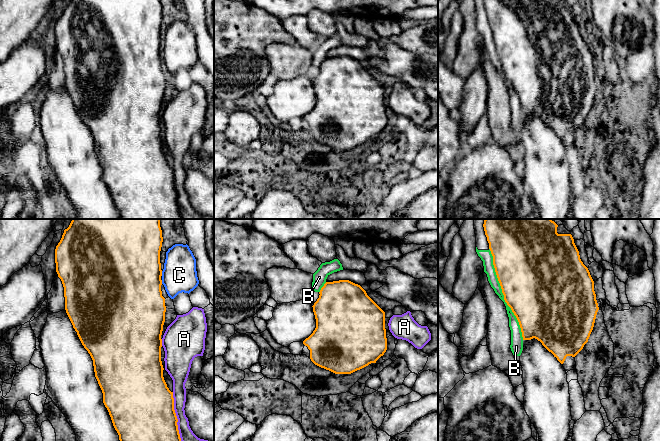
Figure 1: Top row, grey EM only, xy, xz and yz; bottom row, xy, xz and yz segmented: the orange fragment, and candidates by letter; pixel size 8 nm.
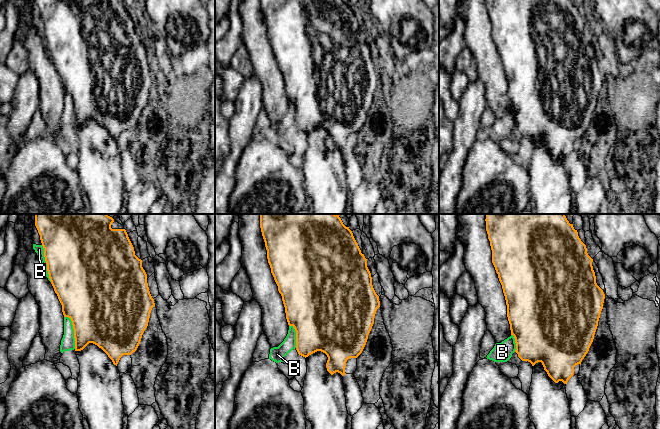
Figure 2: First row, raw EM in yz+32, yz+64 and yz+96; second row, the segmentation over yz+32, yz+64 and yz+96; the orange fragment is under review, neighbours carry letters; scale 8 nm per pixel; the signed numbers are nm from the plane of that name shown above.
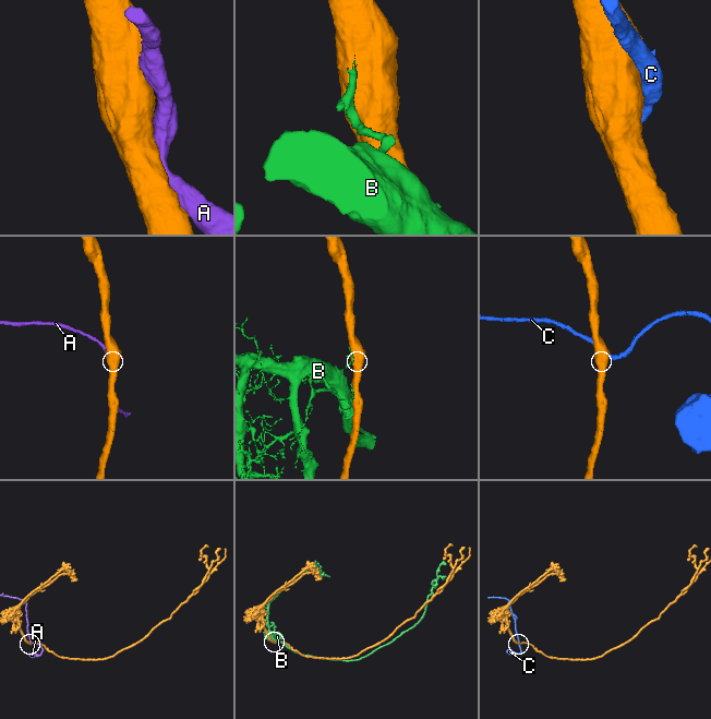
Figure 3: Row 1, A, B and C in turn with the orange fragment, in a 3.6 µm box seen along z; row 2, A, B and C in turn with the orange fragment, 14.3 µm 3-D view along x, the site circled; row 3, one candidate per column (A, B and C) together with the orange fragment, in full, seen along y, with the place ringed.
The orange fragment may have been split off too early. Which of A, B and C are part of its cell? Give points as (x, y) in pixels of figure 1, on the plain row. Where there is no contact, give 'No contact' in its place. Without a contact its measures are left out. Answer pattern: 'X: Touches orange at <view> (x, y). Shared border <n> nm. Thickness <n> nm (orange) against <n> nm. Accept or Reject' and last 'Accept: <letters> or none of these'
A: Touches orange at xy (176, 193). Shared border 420 nm. Thickness 500 nm (orange) against 140 nm. Reject
B: Touches orange at yz (503, 70). Shared border 800 nm. Thickness 500 nm (orange) against 90 nm. Reject
C: Touches orange at xy (161, 49). Shared border 40 nm. Thickness 500 nm (orange) against 280 nm. Reject
Accept: none of these

